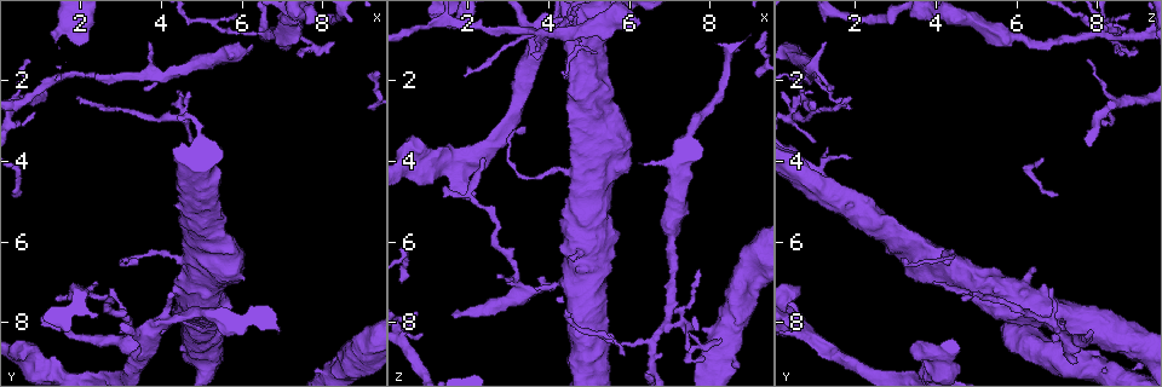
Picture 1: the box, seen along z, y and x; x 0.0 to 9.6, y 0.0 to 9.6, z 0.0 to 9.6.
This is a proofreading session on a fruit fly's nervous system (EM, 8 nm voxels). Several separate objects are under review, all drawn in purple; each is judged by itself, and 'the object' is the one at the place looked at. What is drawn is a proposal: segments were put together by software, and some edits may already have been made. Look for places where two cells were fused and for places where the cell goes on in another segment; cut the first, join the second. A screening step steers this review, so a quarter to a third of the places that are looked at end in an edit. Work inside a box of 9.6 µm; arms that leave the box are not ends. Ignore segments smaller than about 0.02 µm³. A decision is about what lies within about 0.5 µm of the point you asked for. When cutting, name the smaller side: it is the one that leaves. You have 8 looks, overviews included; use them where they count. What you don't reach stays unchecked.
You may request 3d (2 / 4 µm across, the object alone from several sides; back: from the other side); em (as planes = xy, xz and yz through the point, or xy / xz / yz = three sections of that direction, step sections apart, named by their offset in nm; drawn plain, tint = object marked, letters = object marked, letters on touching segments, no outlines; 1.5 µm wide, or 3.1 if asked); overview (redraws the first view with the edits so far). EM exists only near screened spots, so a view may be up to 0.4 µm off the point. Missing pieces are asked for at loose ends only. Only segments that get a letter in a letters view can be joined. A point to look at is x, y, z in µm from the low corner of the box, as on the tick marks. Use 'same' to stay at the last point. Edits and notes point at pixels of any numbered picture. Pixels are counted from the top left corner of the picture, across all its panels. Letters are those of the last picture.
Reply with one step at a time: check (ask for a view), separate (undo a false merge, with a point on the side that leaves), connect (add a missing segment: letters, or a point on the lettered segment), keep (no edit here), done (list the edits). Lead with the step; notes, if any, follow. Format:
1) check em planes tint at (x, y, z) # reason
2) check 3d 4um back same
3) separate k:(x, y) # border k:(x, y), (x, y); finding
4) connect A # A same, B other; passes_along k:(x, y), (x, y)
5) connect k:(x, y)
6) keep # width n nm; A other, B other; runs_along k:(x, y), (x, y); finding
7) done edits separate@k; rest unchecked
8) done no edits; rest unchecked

check em xy step 8 tint at (7.20, 0.70, 8.00)

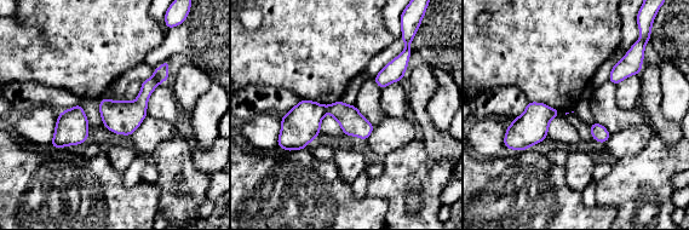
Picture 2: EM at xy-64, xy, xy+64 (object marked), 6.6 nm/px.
check em planes letters same # another direction

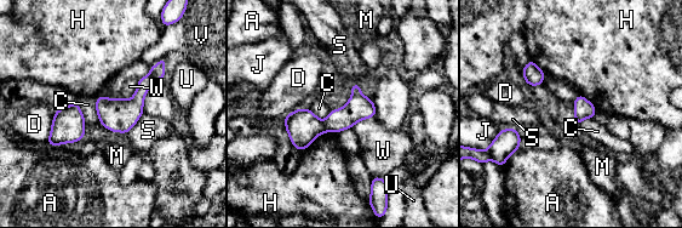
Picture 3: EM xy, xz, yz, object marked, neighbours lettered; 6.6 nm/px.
separate 3:(303, 126) # longest_contact H 280 nm; A other, C other, D other, H other, J other, M other, S other, U other, V other, W other; a second cell is stuck on

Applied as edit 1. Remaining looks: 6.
check 3d 2um at (3.55, 2.15, 1.35) # an open end

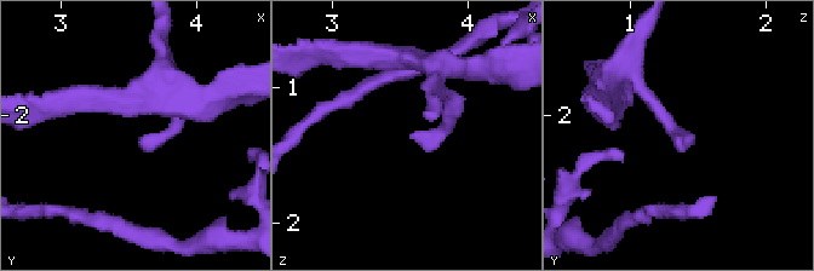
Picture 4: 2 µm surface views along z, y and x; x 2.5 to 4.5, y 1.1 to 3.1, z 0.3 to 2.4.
check em planes letters at (3.58, 2.18, 1.32)

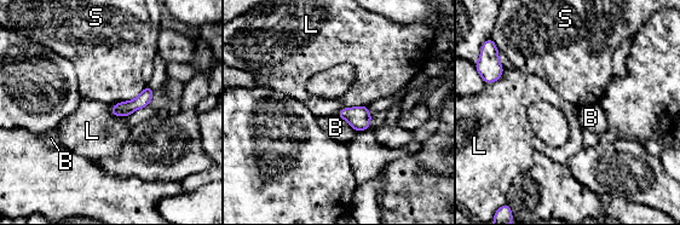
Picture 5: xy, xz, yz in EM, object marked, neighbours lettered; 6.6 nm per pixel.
keep # longest_contact S 260 nm; B other, L other, S other; border 5:(367, 105), (344, 107), (336, 114); no lettered segment goes on from it

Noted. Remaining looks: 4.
check em planes letters at (5.20, 3.65, 1.30) # tapers out

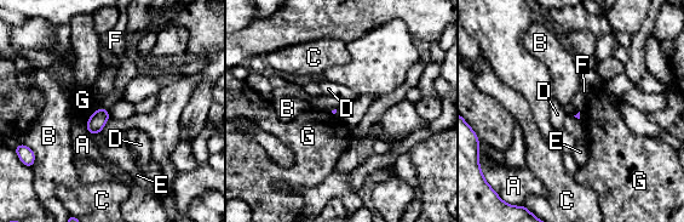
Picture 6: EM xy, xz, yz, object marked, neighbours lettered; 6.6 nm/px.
keep # longest_contact A 110 nm; A other, B other, C other, D other, E other, F other, G other; border 6:(102, 107), (105, 109); none of them fits

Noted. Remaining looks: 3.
done edits separate@3; rest unchecked

